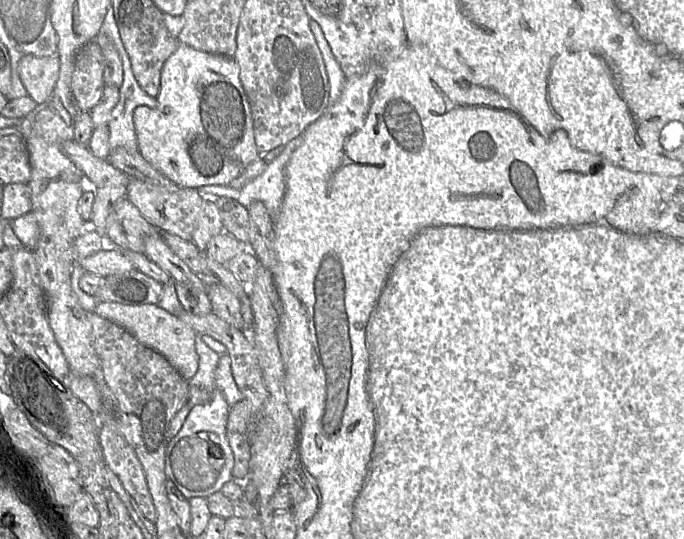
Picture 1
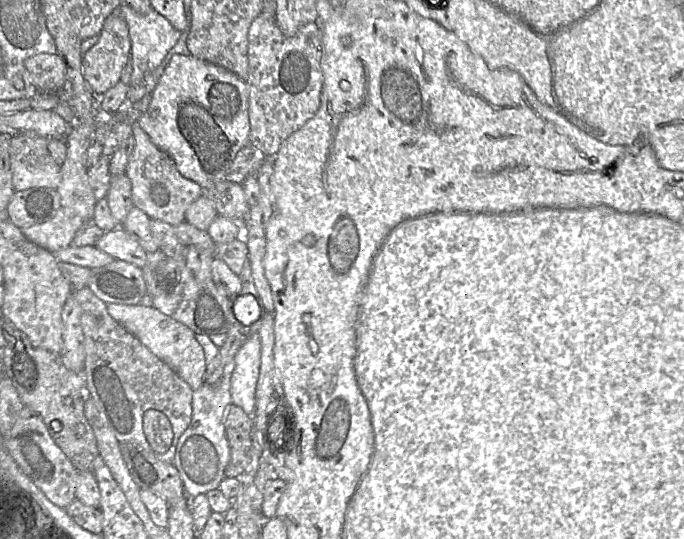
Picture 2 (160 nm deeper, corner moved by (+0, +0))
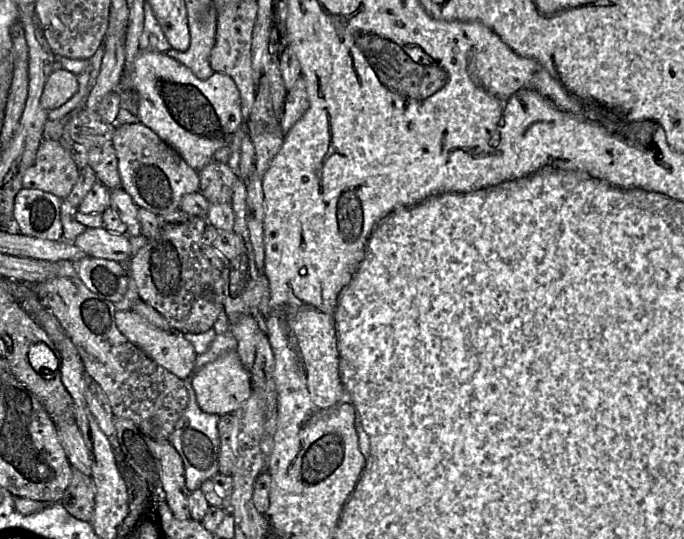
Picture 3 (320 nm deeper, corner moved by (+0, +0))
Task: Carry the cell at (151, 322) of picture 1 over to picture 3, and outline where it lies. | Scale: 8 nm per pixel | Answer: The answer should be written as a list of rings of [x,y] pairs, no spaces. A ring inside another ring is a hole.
[[[117,310],[115,318],[116,325],[120,332],[149,358],[181,380],[189,376],[195,365],[197,354],[193,345],[182,333],[175,330],[161,330],[132,310]]]

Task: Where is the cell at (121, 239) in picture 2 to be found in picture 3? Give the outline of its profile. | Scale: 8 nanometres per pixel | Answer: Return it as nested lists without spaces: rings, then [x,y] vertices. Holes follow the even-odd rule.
[[[89,228],[73,242],[87,256],[117,262],[131,258],[131,245],[126,234],[113,233],[106,228]]]

